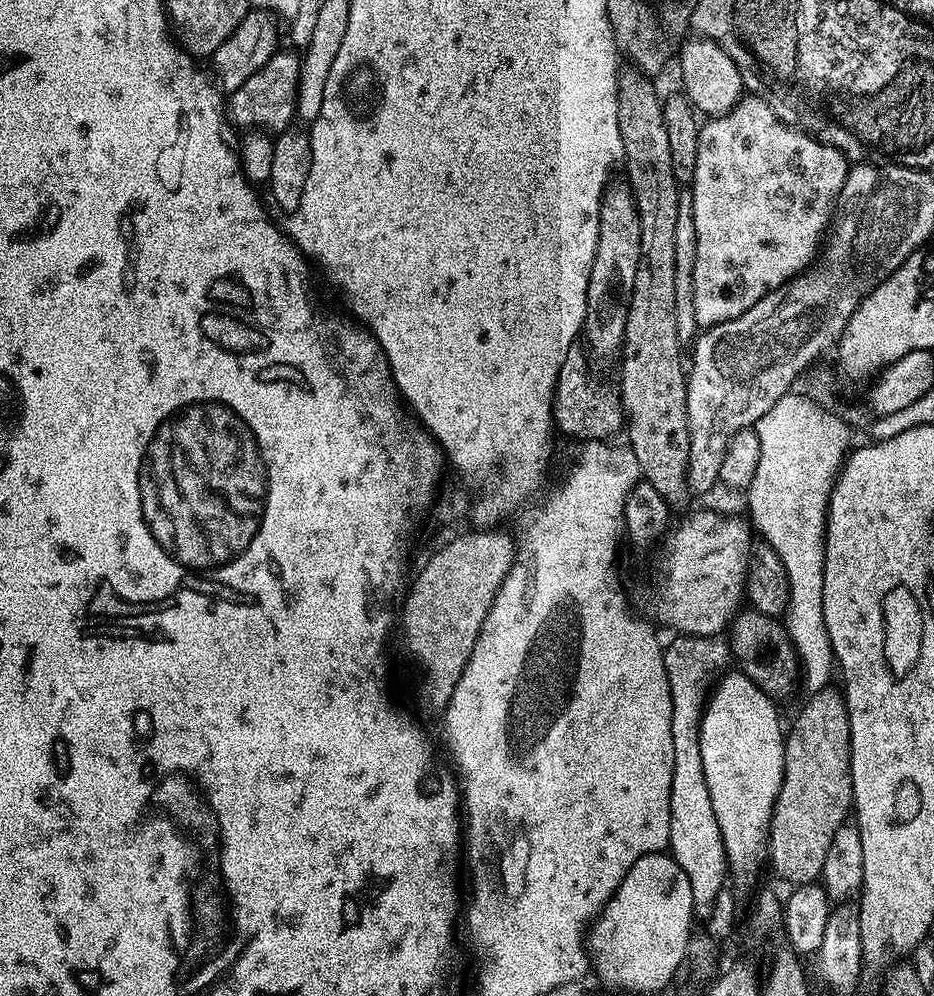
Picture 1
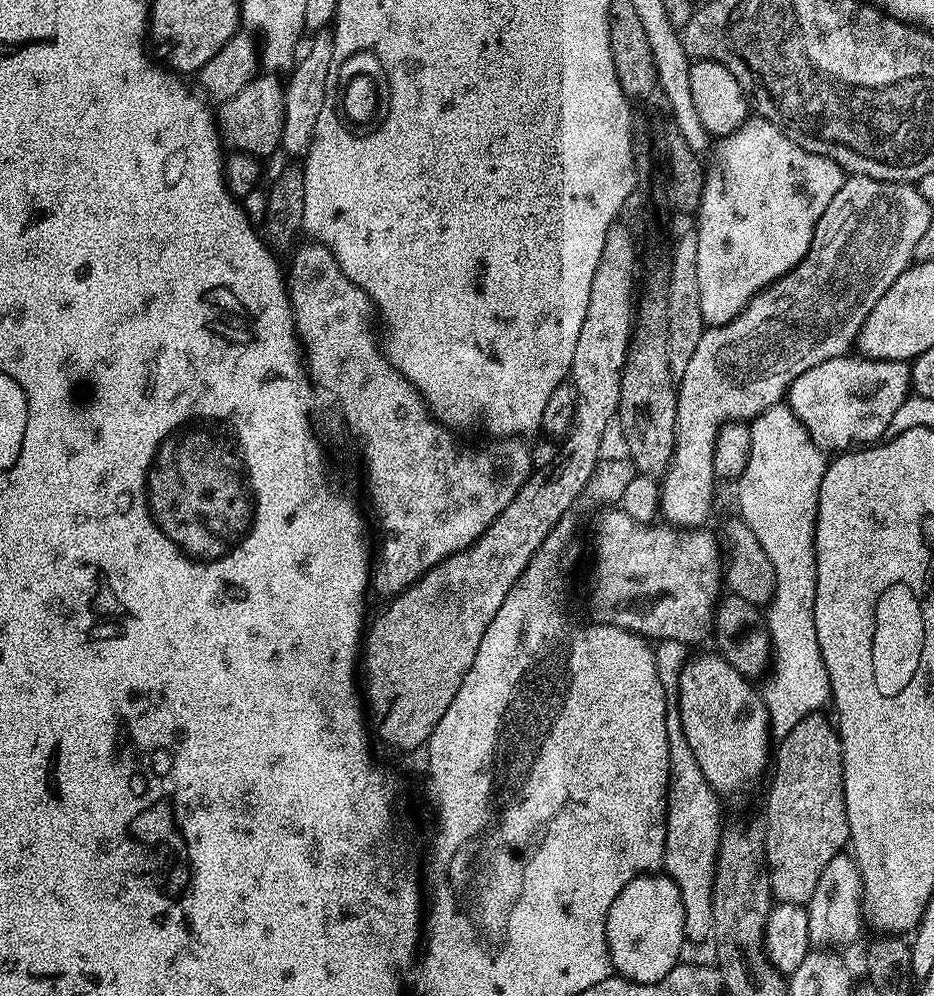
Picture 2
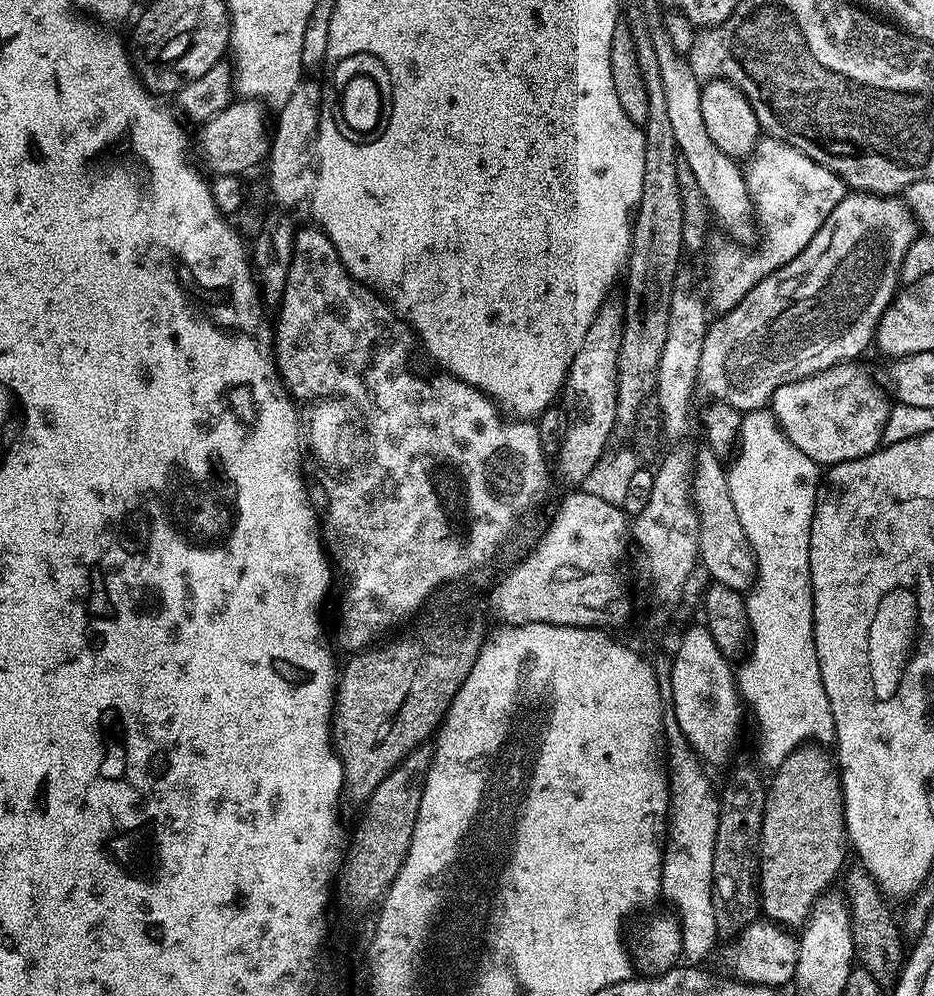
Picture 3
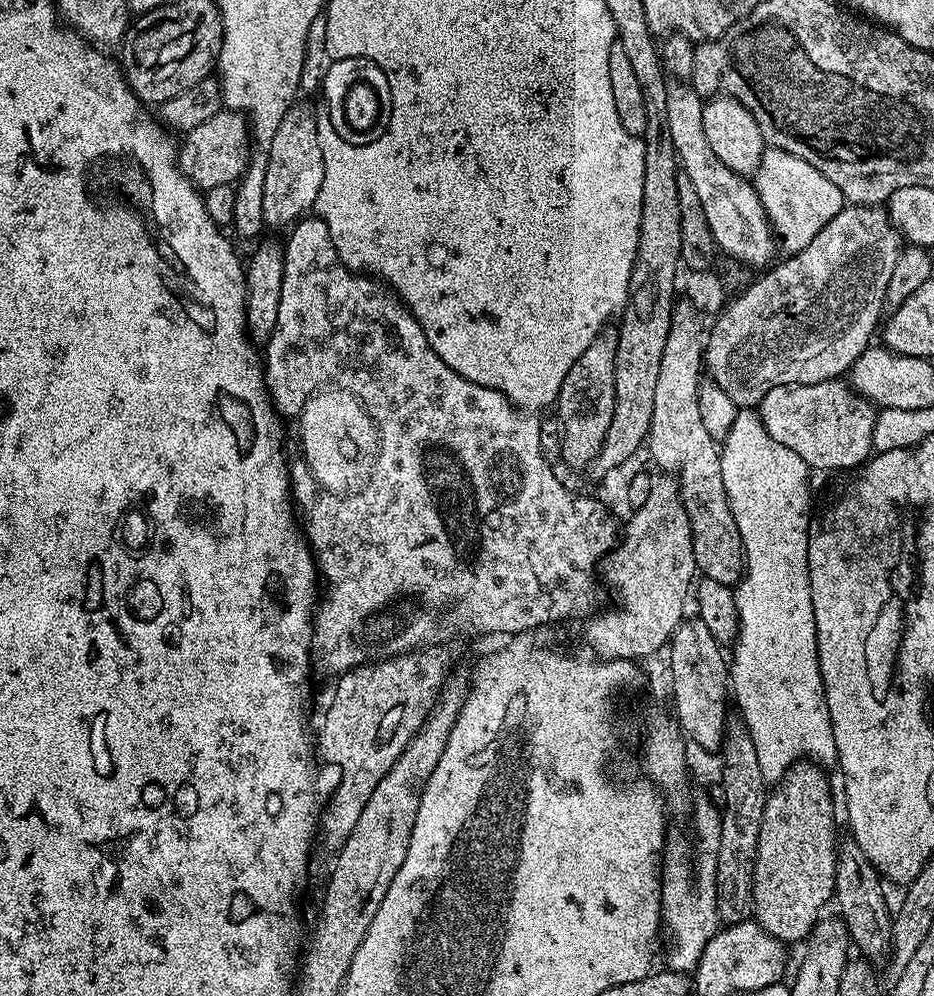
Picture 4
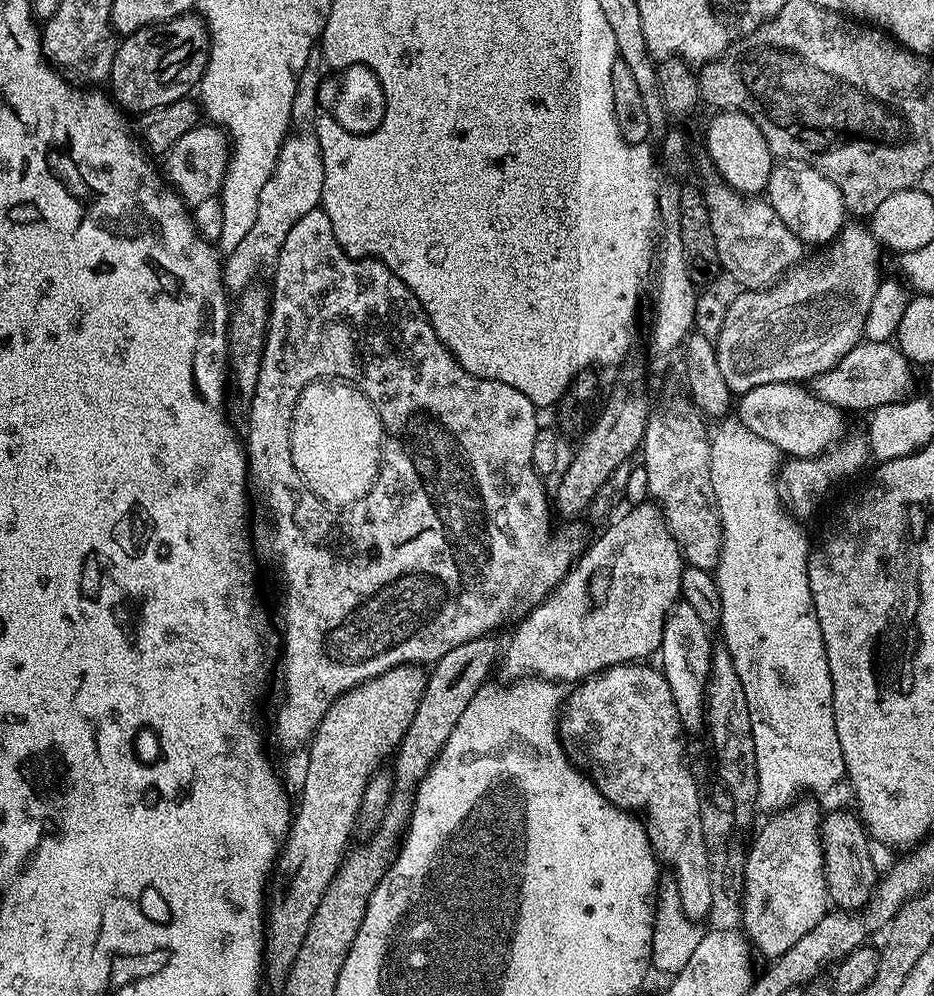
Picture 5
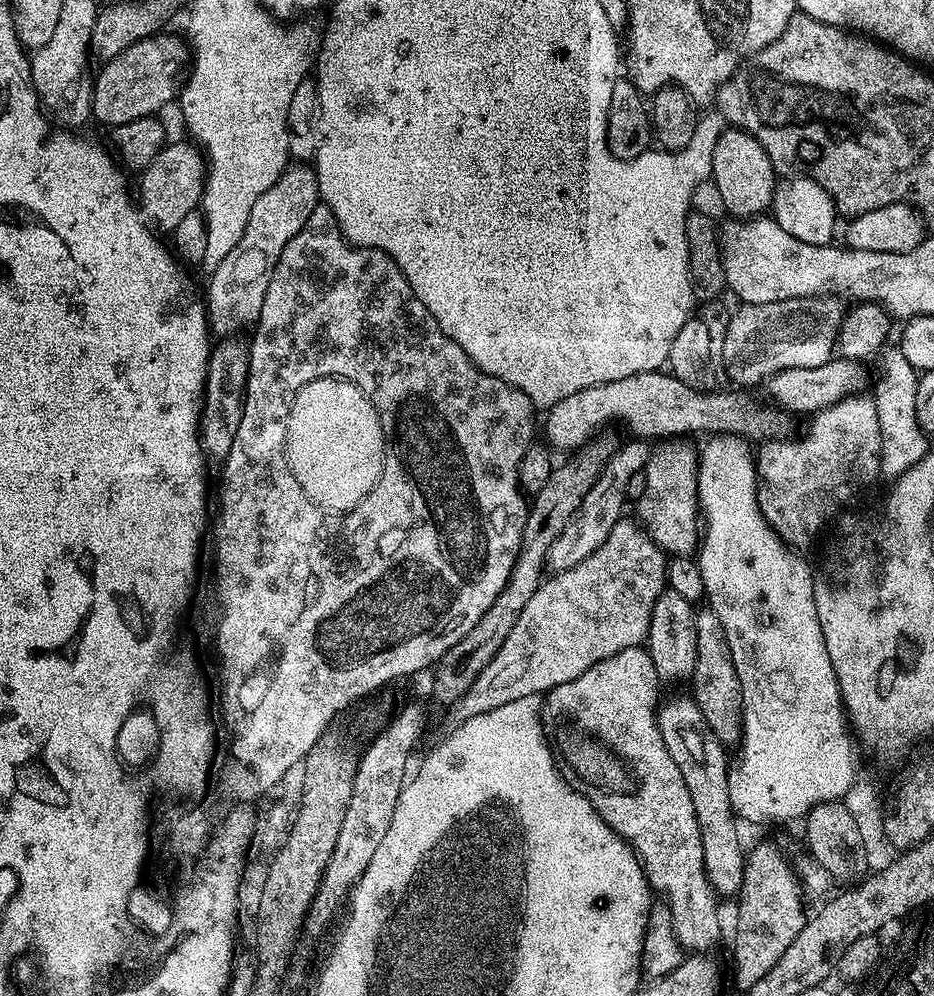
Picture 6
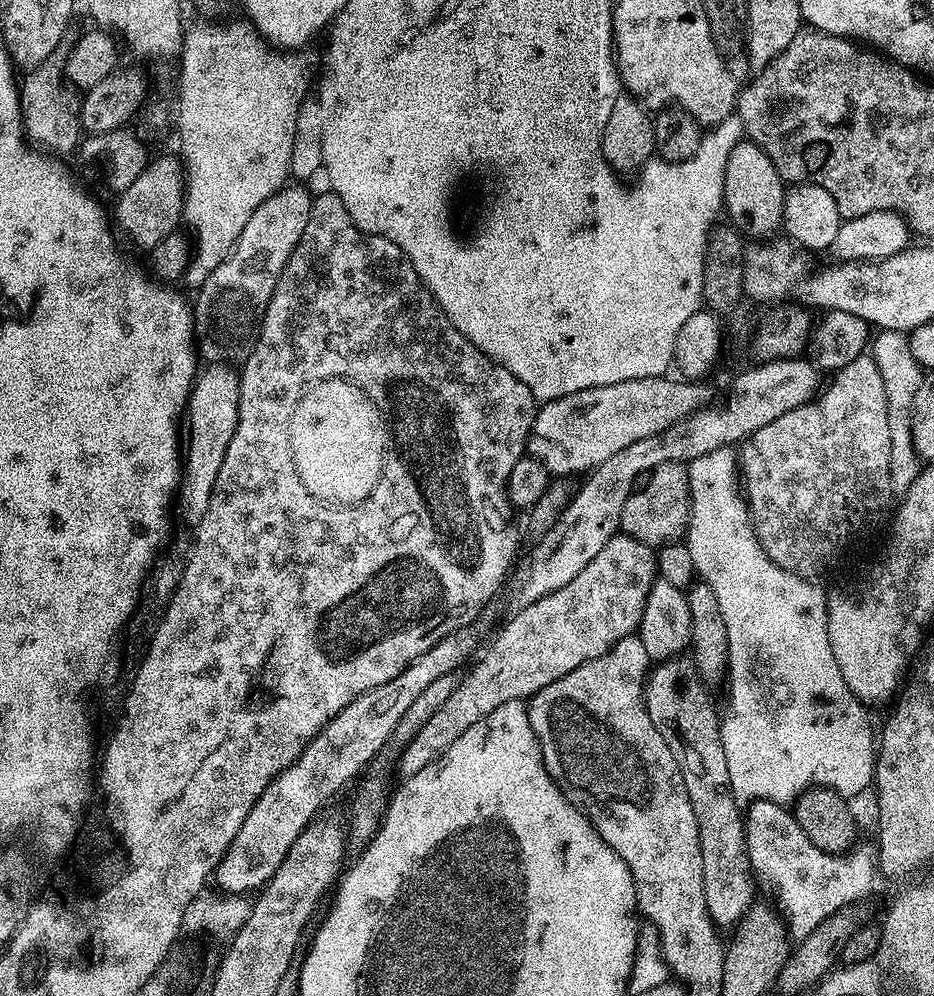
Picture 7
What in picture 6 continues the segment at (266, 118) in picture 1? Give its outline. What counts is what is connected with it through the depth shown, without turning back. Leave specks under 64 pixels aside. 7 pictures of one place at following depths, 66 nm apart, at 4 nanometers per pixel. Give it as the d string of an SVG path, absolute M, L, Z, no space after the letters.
M172 142L165 143L163 150L161 150L154 158L154 162L150 162L150 166L146 166L139 173L140 200L138 196L138 207L141 213L143 213L143 215L147 217L157 229L165 228L165 230L171 230L176 228L178 222L182 222L182 218L186 218L186 214L197 211L197 209L201 207L204 198L206 157L203 151L201 151L195 143L187 143L188 144L172 144Z

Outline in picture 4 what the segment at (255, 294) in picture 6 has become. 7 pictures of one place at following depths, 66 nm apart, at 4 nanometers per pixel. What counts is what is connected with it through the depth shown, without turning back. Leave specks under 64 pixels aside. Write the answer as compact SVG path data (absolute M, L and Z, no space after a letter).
M293 103L286 110L282 122L278 122L278 131L266 146L268 156L264 160L266 178L262 186L262 214L269 229L287 229L293 222L311 213L318 198L318 190L322 188L324 163L316 125L317 113L300 103Z

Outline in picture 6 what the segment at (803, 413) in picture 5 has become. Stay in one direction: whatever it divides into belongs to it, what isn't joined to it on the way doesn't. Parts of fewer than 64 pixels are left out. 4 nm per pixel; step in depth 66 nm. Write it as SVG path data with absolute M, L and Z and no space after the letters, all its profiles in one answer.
M664 370L630 374L630 378L618 378L618 382L595 384L592 388L578 390L578 394L570 394L570 398L562 398L562 402L547 409L545 416L548 417L542 420L543 439L553 449L561 448L564 454L572 454L597 434L603 433L607 424L625 424L636 438L680 438L683 432L708 432L763 442L787 433L784 431L788 428L789 417L779 407L760 408L759 402L748 390L720 391L699 392Z

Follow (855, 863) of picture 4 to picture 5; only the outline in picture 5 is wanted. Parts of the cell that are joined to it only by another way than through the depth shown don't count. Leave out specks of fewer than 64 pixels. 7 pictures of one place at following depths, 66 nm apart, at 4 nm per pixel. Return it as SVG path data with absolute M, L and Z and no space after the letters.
M825 811L820 822L820 841L824 851L824 872L829 901L840 910L863 909L878 883L876 860L868 849L870 837L864 827L864 821L855 811Z

